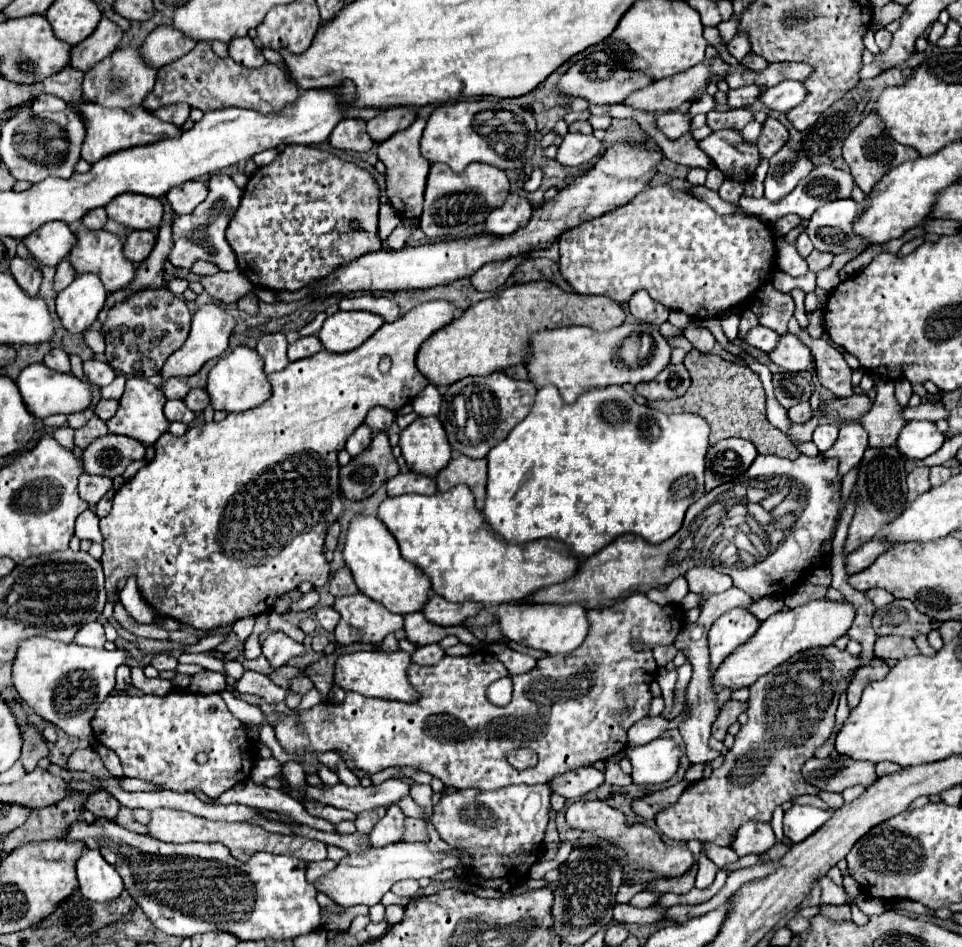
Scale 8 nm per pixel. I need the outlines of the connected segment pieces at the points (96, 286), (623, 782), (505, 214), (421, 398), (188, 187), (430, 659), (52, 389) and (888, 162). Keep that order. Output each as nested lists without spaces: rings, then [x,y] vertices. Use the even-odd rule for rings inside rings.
[[[82,274],[56,296],[56,314],[68,332],[84,332],[98,316],[106,290],[98,276]]]
[[[620,752],[620,754],[616,754],[614,758],[608,760],[608,768],[606,768],[606,772],[604,772],[606,784],[616,784],[616,786],[628,786],[628,784],[632,784],[630,774],[624,774],[624,772],[620,770],[620,766],[618,766],[620,758],[624,758],[624,752]]]
[[[508,194],[504,206],[496,208],[490,212],[490,216],[486,218],[484,230],[490,234],[512,234],[518,228],[526,226],[528,220],[532,218],[532,204],[526,200],[526,196],[518,196],[518,194]]]
[[[428,384],[414,400],[412,400],[412,406],[414,406],[414,412],[418,416],[428,416],[428,414],[438,414],[440,412],[440,402],[442,402],[442,396],[438,392],[436,386]]]
[[[190,180],[182,186],[176,186],[172,188],[166,198],[168,198],[168,204],[172,206],[174,214],[190,214],[200,202],[204,202],[208,196],[208,188],[204,182],[200,180]]]
[[[428,644],[428,646],[418,646],[414,654],[410,654],[412,662],[414,664],[420,664],[420,666],[430,666],[430,664],[436,664],[440,662],[444,656],[444,650],[438,646],[438,644]]]
[[[30,364],[28,368],[24,368],[16,380],[20,394],[24,398],[26,408],[36,416],[36,418],[46,418],[50,414],[74,414],[74,412],[82,412],[86,408],[92,406],[92,384],[78,380],[74,374],[60,374],[54,372],[50,368],[46,368],[44,364]]]
[[[872,110],[868,116],[862,118],[862,122],[850,132],[850,136],[844,140],[844,146],[842,146],[842,156],[846,160],[846,164],[850,166],[850,172],[856,180],[856,186],[862,188],[864,194],[870,194],[870,190],[874,188],[874,184],[886,174],[890,172],[892,168],[896,168],[898,164],[906,162],[906,160],[912,160],[912,158],[918,158],[918,150],[910,148],[910,146],[902,146],[898,144],[894,138],[890,138],[890,134],[886,132],[884,124],[882,124],[882,118]]]

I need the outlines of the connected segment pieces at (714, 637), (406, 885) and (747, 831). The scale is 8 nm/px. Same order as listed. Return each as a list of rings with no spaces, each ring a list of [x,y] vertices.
[[[734,608],[726,614],[722,614],[710,628],[708,642],[710,642],[710,660],[712,668],[710,672],[716,672],[716,668],[722,664],[722,660],[742,646],[756,630],[760,622],[756,616],[752,616],[746,608]]]
[[[400,880],[398,884],[392,886],[392,892],[398,894],[398,896],[408,896],[408,898],[412,898],[418,888],[420,888],[420,886],[418,886],[416,880]]]
[[[748,822],[738,830],[736,840],[732,842],[732,850],[738,856],[746,854],[766,854],[776,844],[774,832],[770,824]]]

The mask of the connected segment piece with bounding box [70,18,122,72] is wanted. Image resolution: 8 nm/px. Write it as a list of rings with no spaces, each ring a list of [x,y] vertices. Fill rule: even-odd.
[[[102,18],[94,34],[90,34],[84,42],[72,46],[70,50],[70,66],[76,70],[90,70],[94,64],[110,56],[122,38],[122,30],[110,22],[108,18]]]

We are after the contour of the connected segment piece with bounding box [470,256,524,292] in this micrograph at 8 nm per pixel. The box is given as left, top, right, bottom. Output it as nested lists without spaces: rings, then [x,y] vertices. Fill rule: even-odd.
[[[514,256],[504,262],[484,264],[478,272],[474,272],[470,276],[470,284],[480,292],[494,292],[496,288],[500,288],[508,280],[508,276],[516,268],[516,264],[522,260],[524,260],[524,256]]]

